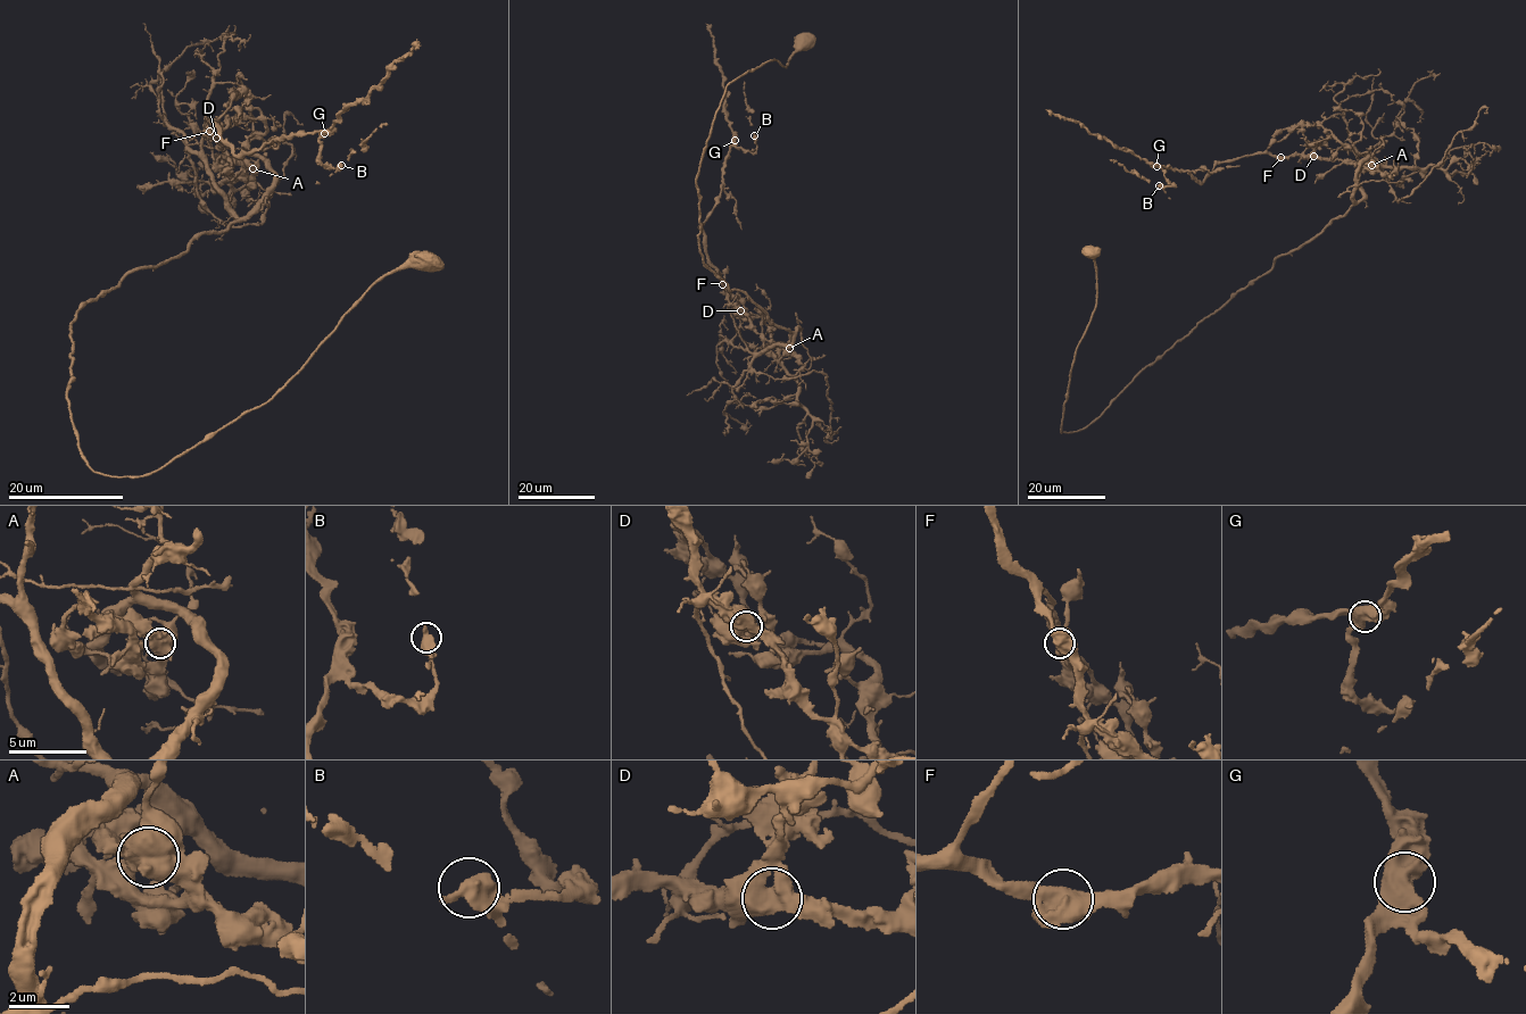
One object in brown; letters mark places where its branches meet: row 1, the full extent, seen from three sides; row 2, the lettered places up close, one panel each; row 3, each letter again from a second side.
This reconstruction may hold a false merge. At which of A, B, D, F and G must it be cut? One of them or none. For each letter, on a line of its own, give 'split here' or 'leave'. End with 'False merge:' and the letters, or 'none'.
A: split here
B: leave
D: leave
F: leave
G: leave
False merge: A

